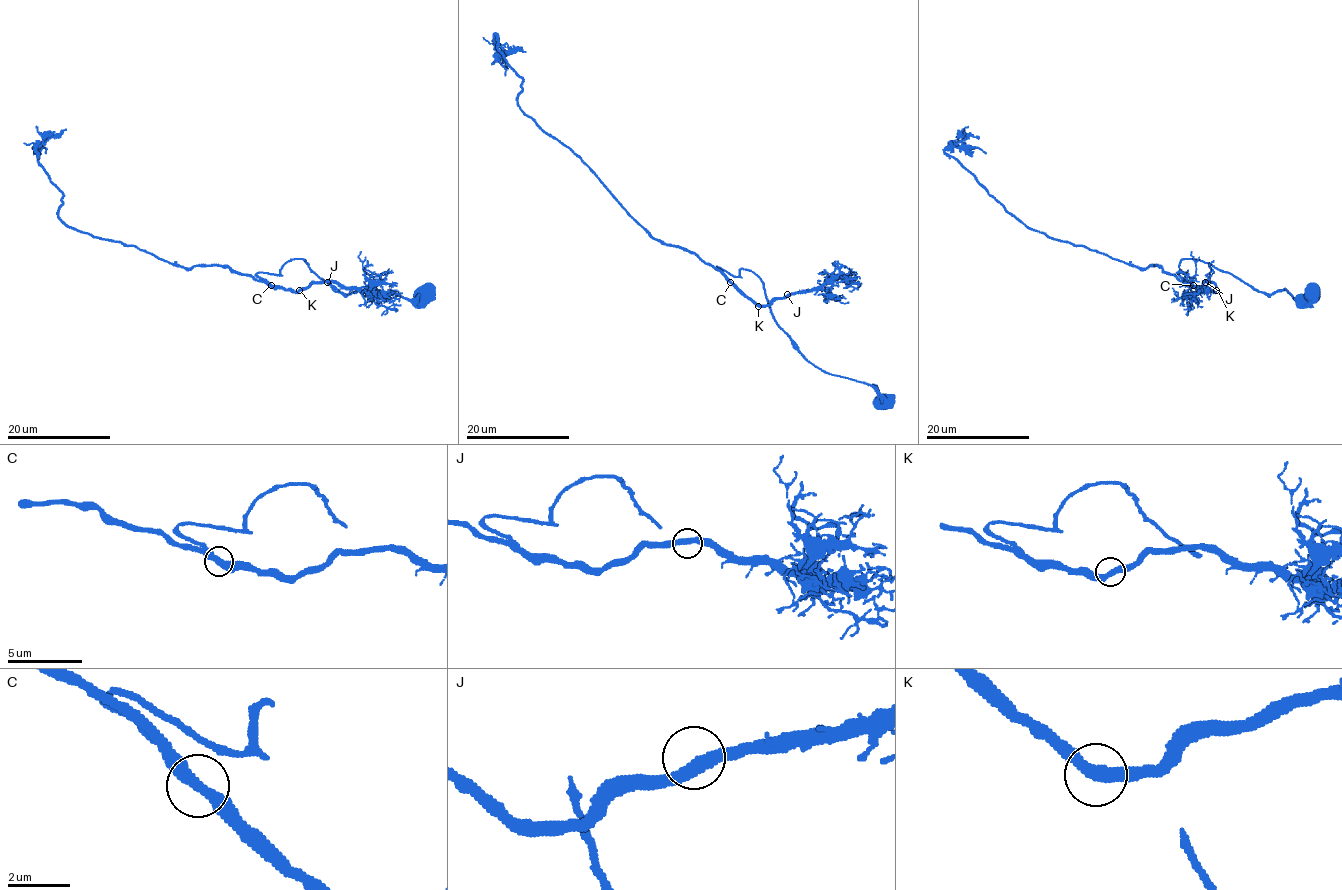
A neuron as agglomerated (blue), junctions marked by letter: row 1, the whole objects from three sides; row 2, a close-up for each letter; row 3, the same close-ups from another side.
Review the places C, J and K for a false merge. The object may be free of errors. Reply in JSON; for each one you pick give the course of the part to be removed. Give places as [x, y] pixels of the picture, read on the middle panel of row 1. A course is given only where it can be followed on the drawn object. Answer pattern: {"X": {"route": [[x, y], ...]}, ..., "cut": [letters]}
{"cut": []}

